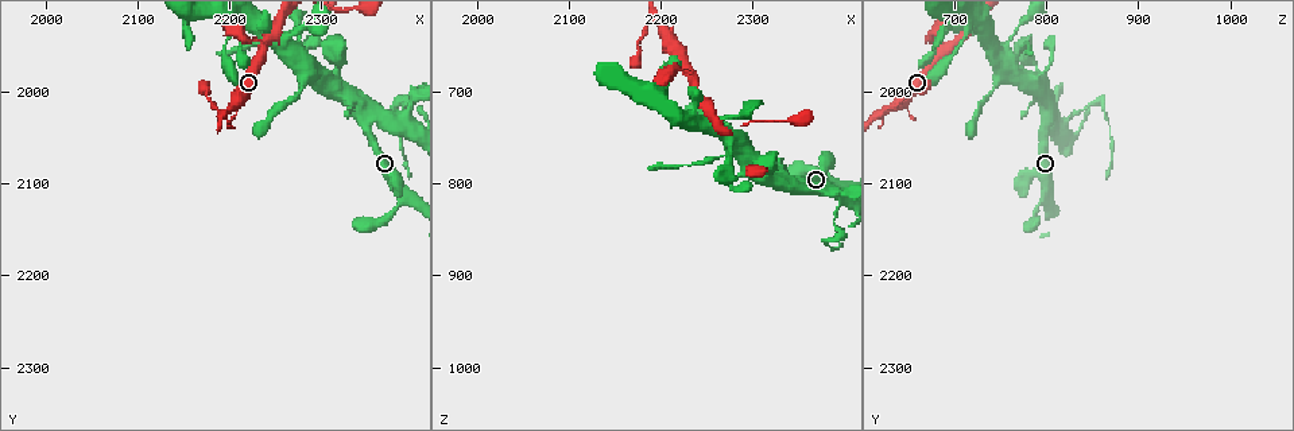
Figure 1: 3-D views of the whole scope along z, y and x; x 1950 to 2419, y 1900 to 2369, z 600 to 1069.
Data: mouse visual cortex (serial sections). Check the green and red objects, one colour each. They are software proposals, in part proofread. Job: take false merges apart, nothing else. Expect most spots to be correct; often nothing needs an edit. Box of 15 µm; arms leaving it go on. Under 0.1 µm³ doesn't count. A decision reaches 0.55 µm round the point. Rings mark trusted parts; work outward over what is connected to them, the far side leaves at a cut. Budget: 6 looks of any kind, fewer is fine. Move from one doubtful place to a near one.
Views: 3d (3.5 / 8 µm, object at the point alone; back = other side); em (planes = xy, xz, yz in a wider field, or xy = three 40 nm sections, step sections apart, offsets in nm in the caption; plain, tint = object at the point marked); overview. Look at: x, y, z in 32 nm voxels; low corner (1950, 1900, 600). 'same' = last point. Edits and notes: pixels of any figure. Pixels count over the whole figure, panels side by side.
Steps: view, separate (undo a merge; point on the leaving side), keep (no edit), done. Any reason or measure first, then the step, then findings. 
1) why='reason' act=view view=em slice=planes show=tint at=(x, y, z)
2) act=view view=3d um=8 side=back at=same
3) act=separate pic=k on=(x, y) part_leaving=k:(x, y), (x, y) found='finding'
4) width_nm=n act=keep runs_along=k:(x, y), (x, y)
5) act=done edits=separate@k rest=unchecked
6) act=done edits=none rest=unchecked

act=view view=3d um=3.5 side=back at=(2235, 1955, 690)

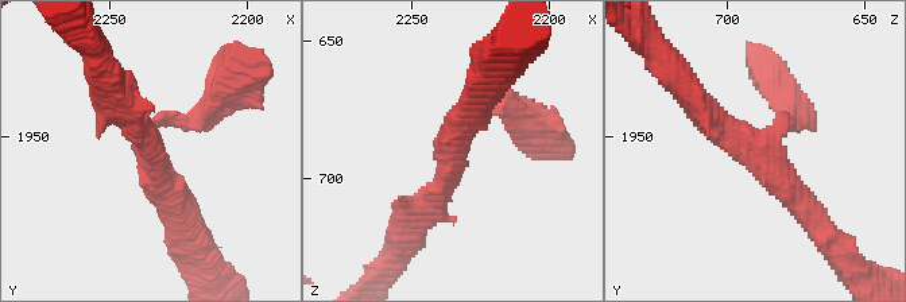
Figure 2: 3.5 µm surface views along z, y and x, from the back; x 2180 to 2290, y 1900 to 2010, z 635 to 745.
act=view view=em slice=xy step=3 show=tint at=(2235, 1955, 688)

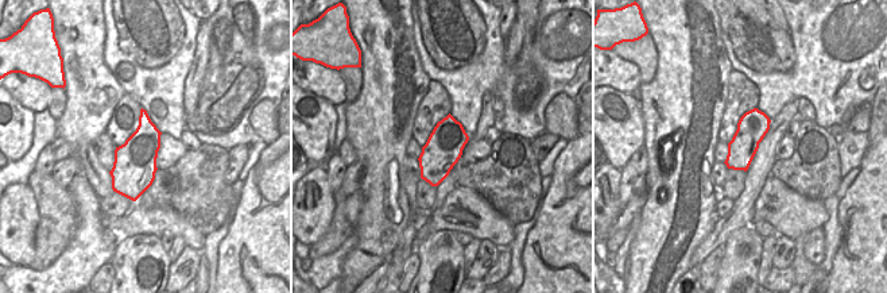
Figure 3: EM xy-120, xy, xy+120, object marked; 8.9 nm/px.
arm_widths_nm=100,300,350 act=keep runs_along=2:(814, 220), (763, 154), (695, 100) found='all the same cell'

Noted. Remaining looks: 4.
why='sudden change in width' act=view view=3d um=3.5 at=(2315, 1980, 790)

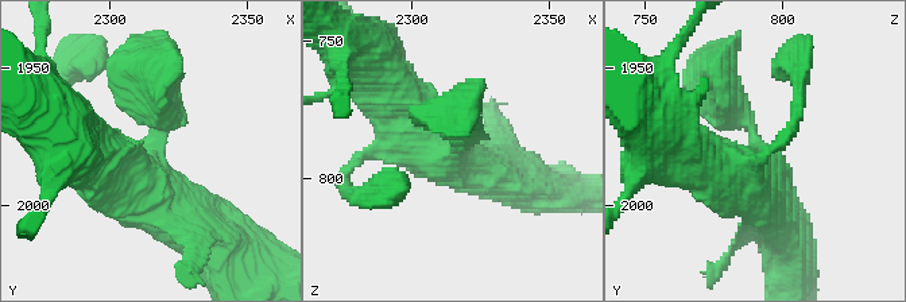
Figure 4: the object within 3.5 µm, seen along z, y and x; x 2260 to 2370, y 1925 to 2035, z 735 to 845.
why='now the EM' act=view view=em slice=xy step=3 show=tint at=(2313, 1980, 792)

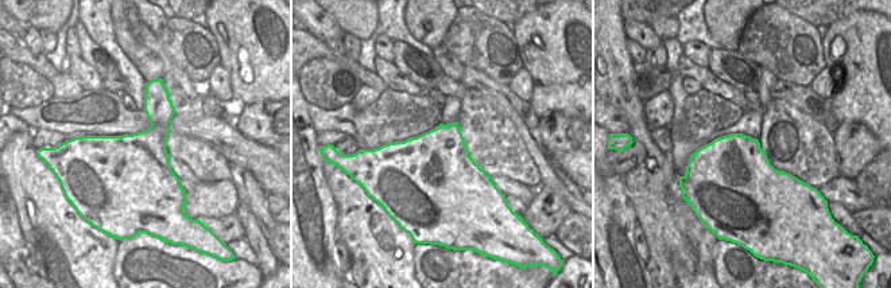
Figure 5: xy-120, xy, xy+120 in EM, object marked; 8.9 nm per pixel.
width_nm=650 act=keep runs_along=4:(503, 177), (419, 139), (383, 86) found='all the same cell'

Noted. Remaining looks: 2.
why='thick turns thin' act=view view=3d um=3.5 at=(2270, 1960, 745)

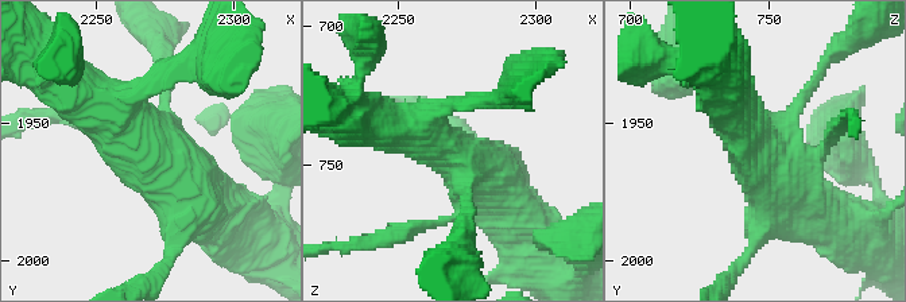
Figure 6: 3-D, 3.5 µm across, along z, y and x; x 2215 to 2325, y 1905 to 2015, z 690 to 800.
why='shape alone is not enough' act=view view=em slice=xy step=5 show=tint at=(2273, 1963, 747)

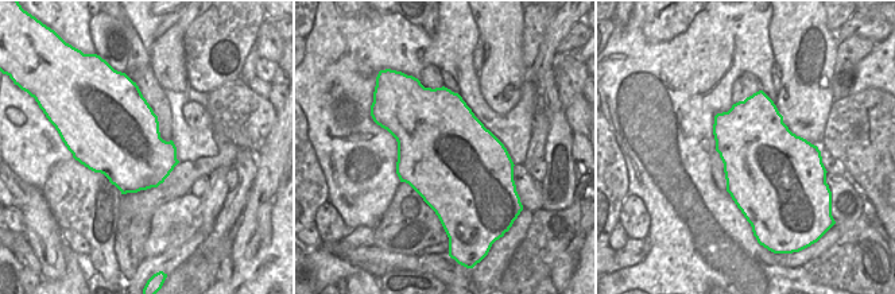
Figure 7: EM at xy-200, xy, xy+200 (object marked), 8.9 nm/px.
act=keep found='all the same cell'

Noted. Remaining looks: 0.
act=done edits=none rest=unchecked

